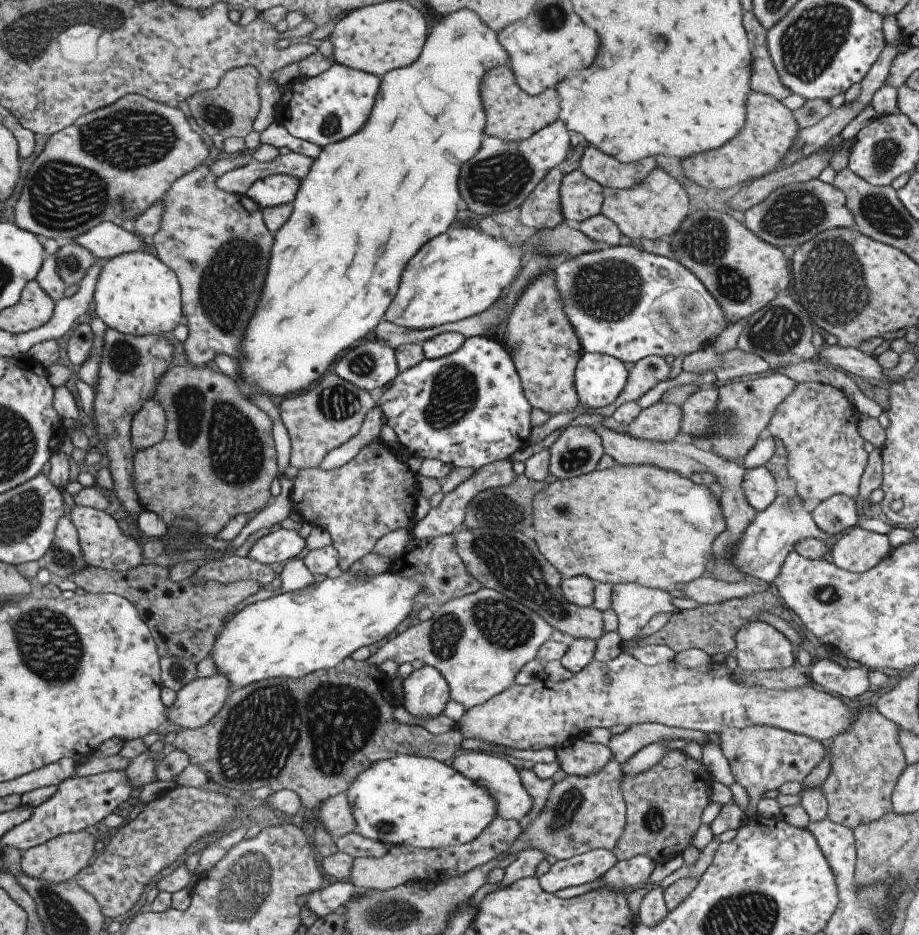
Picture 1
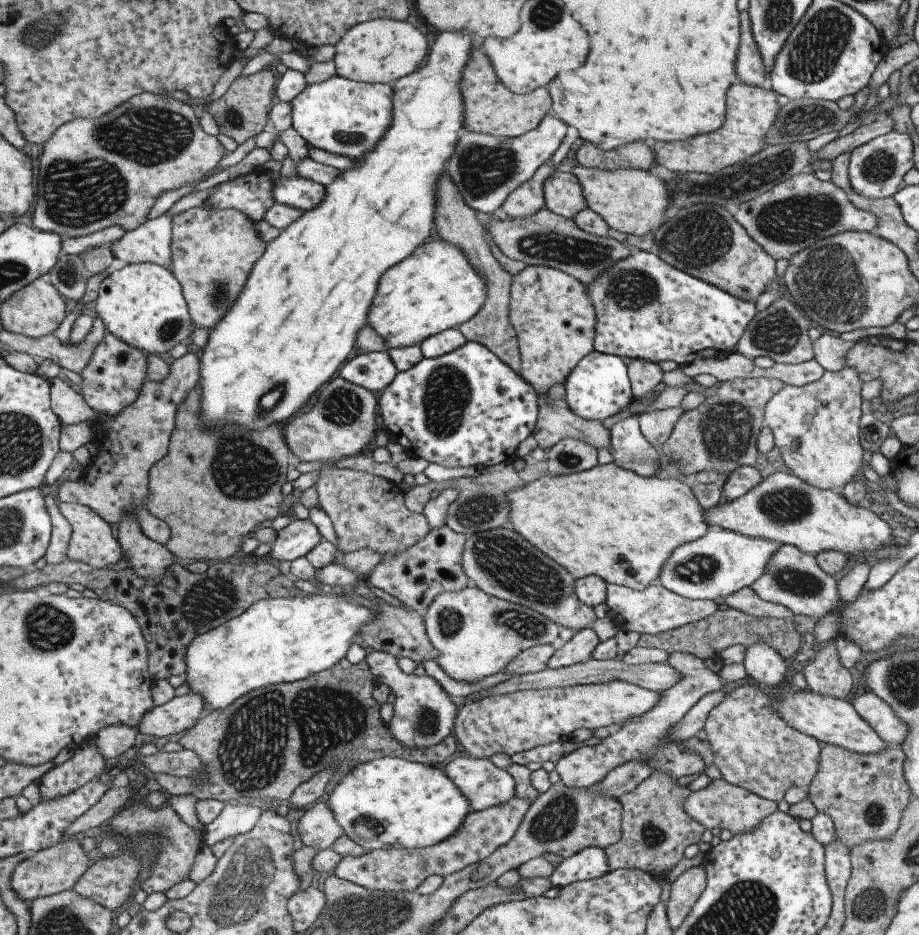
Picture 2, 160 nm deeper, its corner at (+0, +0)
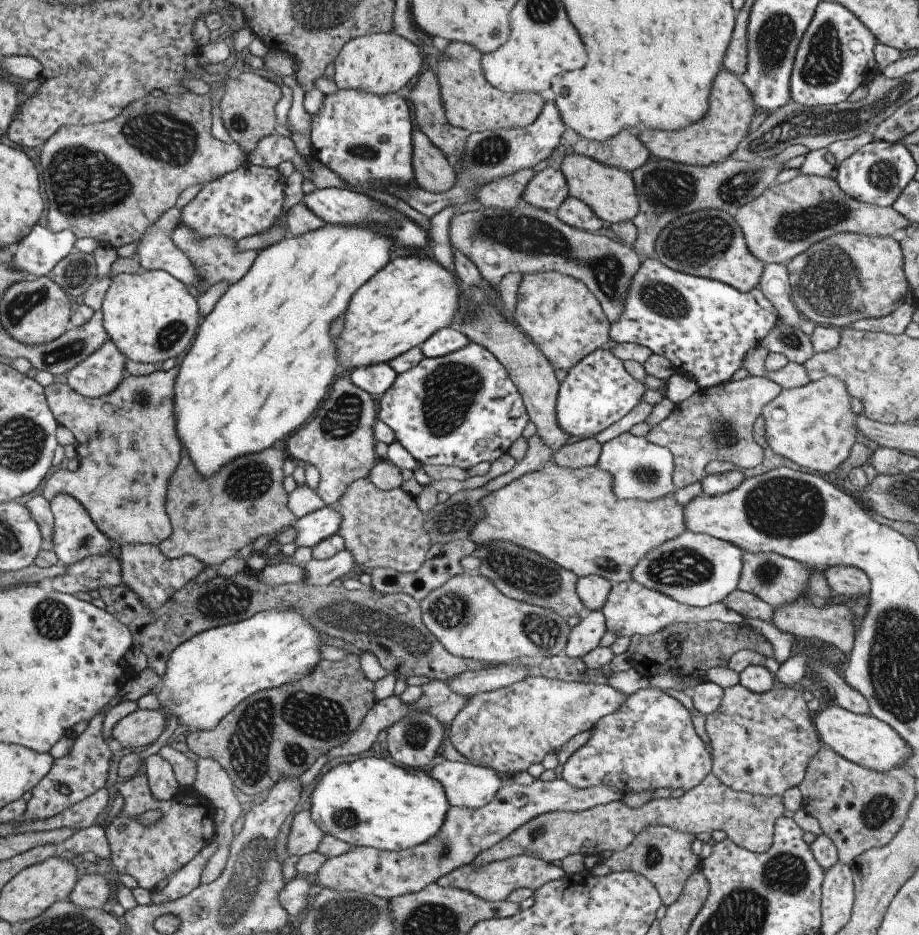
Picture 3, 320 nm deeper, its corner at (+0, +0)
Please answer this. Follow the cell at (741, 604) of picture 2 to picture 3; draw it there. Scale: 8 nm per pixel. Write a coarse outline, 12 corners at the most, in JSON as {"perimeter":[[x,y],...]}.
{"perimeter":[[797,601],[772,610],[772,624],[817,638],[847,656],[855,614],[847,604]]}

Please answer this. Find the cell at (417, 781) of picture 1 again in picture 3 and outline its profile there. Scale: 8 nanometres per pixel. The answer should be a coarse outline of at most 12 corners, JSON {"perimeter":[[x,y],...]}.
{"perimeter":[[365,756],[324,773],[306,805],[327,835],[400,851],[449,808],[427,770]]}

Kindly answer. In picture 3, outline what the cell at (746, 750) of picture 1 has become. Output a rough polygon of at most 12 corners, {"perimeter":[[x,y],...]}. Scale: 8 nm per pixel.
{"perimeter":[[725,687],[711,773],[781,796],[821,745],[797,687]]}

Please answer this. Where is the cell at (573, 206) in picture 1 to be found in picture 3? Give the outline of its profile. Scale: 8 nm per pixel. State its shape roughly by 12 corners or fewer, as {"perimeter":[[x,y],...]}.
{"perimeter":[[536,172],[524,186],[522,203],[555,212],[568,195],[562,172]]}

